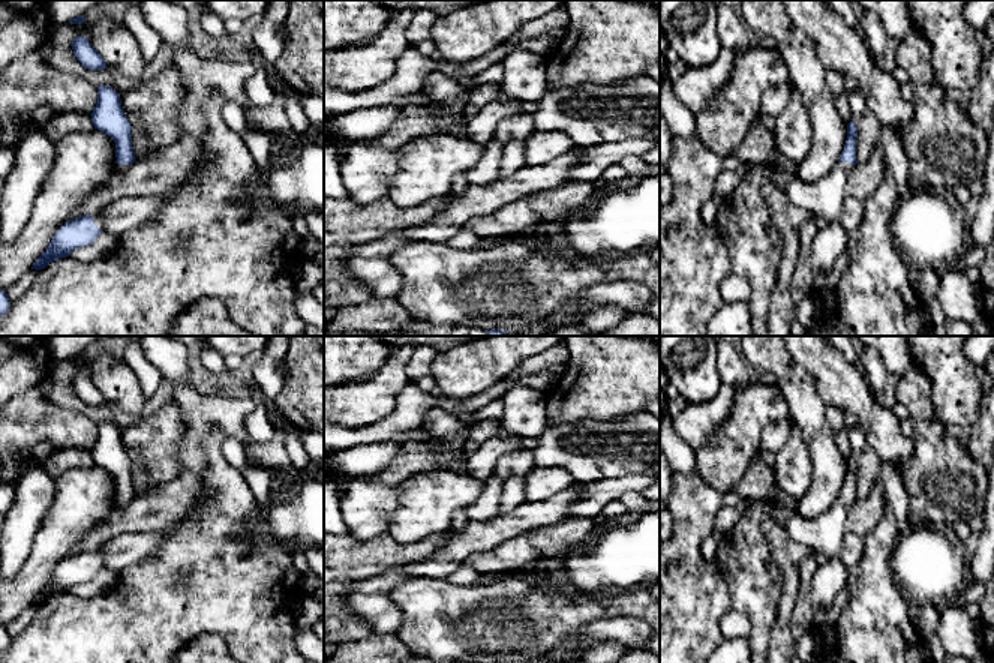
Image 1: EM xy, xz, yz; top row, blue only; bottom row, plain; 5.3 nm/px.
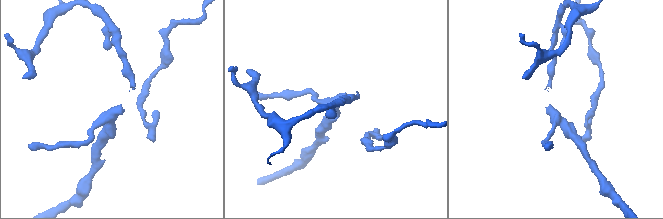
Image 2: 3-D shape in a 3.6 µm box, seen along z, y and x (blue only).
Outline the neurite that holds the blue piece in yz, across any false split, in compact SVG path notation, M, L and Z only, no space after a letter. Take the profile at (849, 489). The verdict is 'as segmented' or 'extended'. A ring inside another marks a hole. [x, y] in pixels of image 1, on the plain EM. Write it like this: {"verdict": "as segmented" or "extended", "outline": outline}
{"verdict": "extended", "outline": "M852 456L847 460L847 476L840 492L838 501L828 512L816 519L804 519L796 507L789 507L786 532L801 544L822 552L829 558L838 558L847 531L849 508L856 496L858 464Z"}

